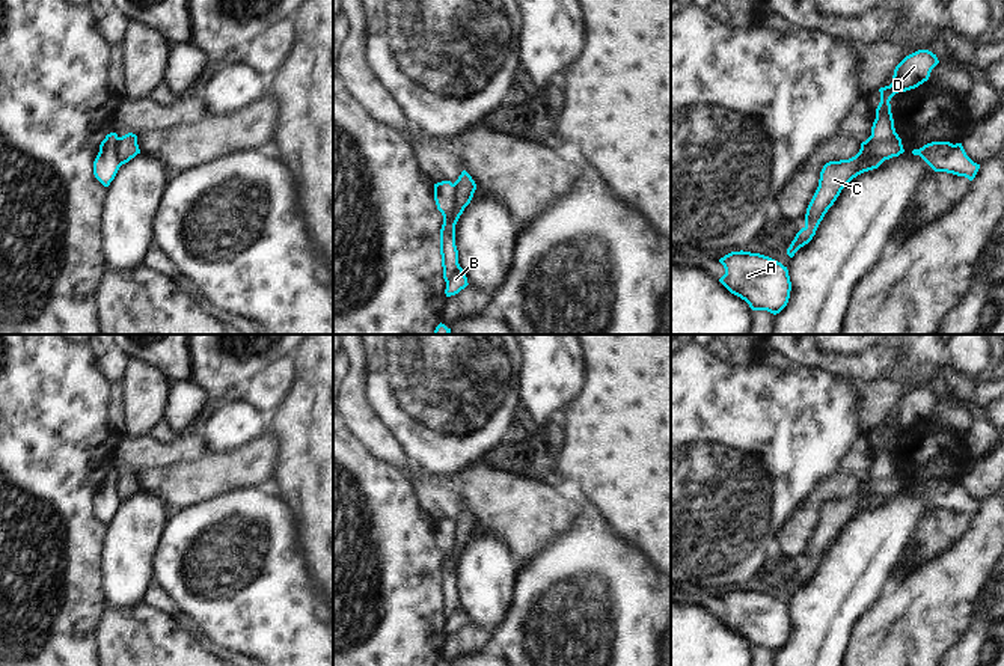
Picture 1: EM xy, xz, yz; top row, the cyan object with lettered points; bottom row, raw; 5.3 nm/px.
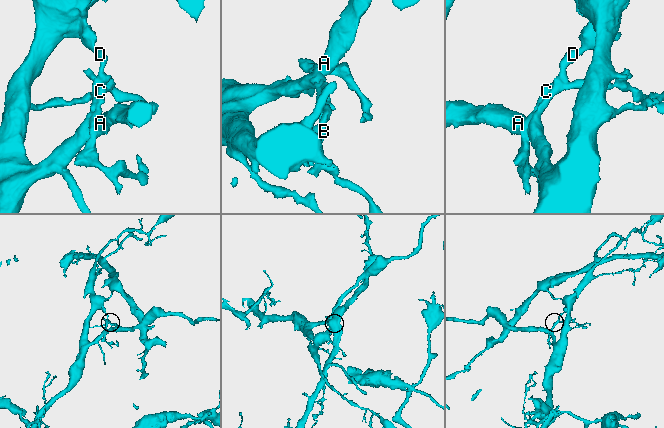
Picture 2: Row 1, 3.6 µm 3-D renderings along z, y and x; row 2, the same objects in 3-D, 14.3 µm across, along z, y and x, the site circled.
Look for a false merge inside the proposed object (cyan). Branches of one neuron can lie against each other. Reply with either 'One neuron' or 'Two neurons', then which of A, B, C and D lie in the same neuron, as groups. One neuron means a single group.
Two neurons. Groups: A B / C D

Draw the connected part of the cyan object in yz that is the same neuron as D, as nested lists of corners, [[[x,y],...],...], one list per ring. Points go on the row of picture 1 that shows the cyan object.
[[[918,50],[906,56],[894,69],[892,83],[880,87],[880,102],[876,108],[876,119],[871,127],[870,140],[861,146],[859,152],[840,161],[829,161],[820,172],[819,187],[807,208],[805,226],[796,234],[787,255],[790,258],[808,244],[834,205],[841,190],[858,176],[858,173],[873,160],[889,160],[905,152],[901,139],[895,133],[891,113],[891,98],[898,92],[918,87],[929,80],[932,69],[939,63],[936,54],[929,50]]]

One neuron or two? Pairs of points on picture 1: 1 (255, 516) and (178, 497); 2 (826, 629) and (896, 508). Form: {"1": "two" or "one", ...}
{"1": "two", "2": "one"}

